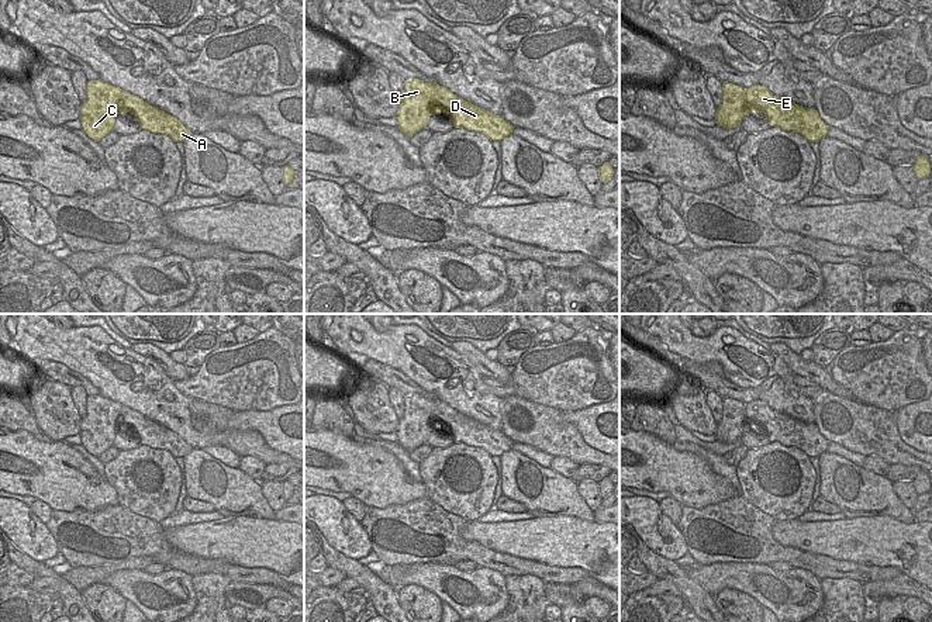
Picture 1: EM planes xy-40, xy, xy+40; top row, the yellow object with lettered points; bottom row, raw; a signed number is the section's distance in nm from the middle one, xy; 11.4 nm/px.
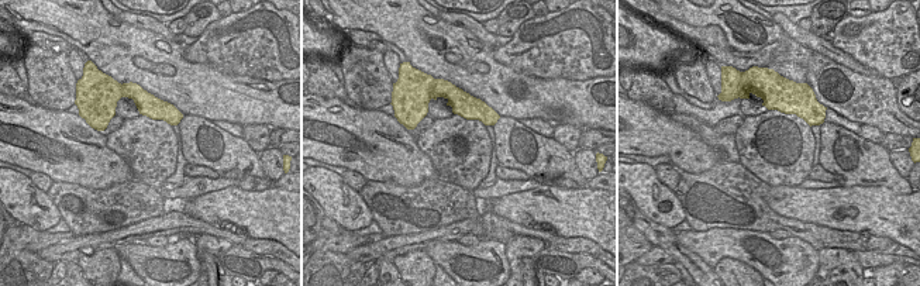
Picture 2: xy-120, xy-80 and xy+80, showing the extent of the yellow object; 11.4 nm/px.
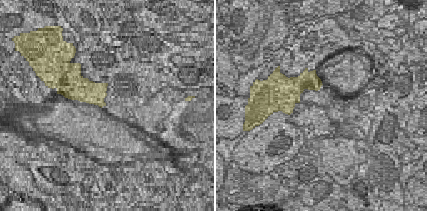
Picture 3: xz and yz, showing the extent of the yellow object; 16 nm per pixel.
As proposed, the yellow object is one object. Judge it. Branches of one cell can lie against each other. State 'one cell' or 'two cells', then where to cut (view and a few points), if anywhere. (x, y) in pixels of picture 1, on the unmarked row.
one cell | no cut

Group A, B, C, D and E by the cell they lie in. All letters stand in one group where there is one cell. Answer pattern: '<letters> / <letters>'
A B C D E

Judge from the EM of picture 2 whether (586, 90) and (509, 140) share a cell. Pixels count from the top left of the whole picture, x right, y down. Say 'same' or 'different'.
different

